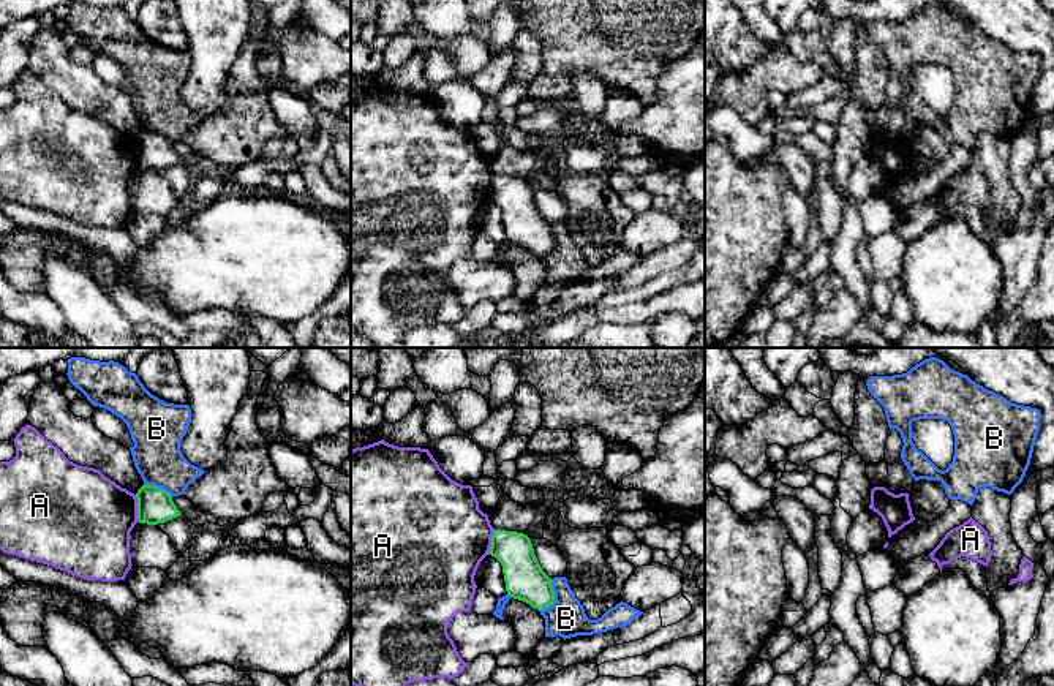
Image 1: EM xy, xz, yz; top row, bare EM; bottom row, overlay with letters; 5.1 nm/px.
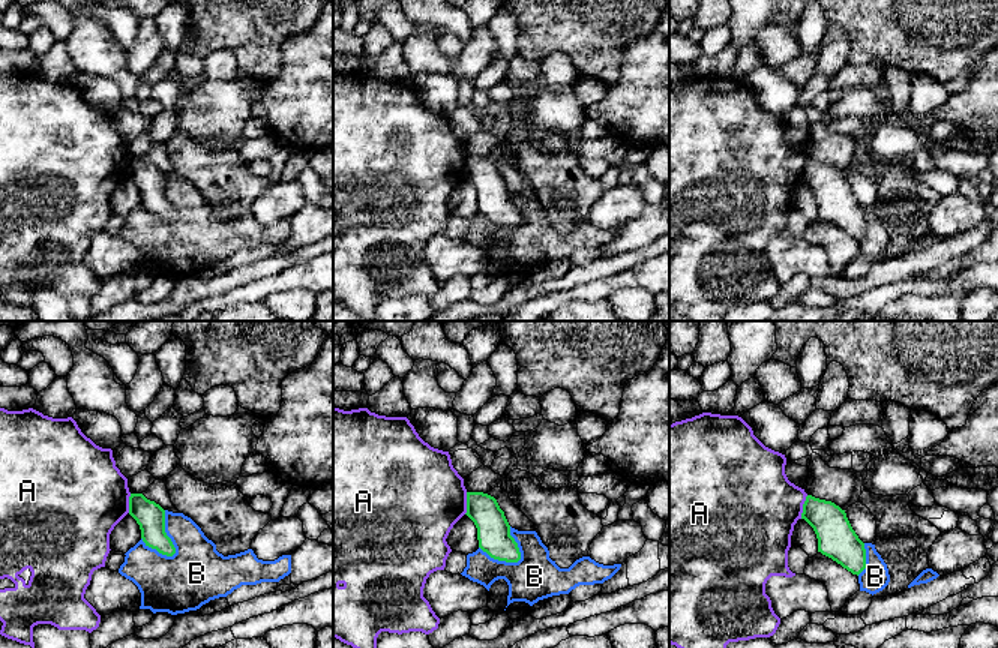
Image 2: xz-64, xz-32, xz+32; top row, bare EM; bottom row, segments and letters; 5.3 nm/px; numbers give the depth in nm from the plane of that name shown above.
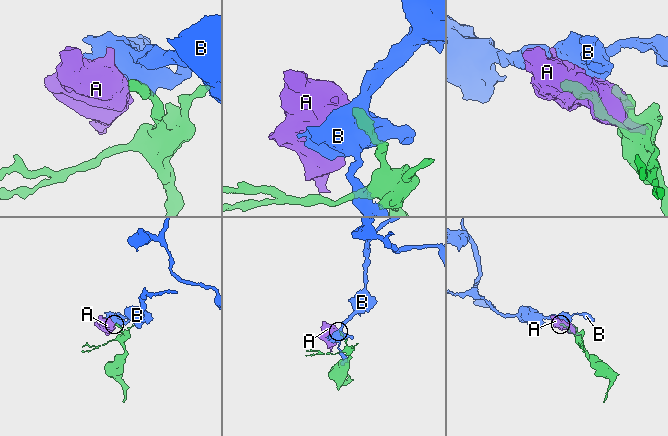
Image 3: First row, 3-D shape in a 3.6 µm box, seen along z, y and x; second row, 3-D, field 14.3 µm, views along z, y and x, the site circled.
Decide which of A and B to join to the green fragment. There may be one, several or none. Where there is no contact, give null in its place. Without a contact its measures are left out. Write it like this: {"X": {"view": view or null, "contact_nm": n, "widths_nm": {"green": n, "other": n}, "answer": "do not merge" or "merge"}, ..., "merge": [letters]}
{"A": {"view": "xy", "contact_nm": 140, "widths_nm": {"green": 180, "other": 440}, "answer": "do not merge"}, "B": {"view": "xz", "contact_nm": 180, "widths_nm": {"green": 200, "other": 190}, "answer": "do not merge"}, "merge": []}

